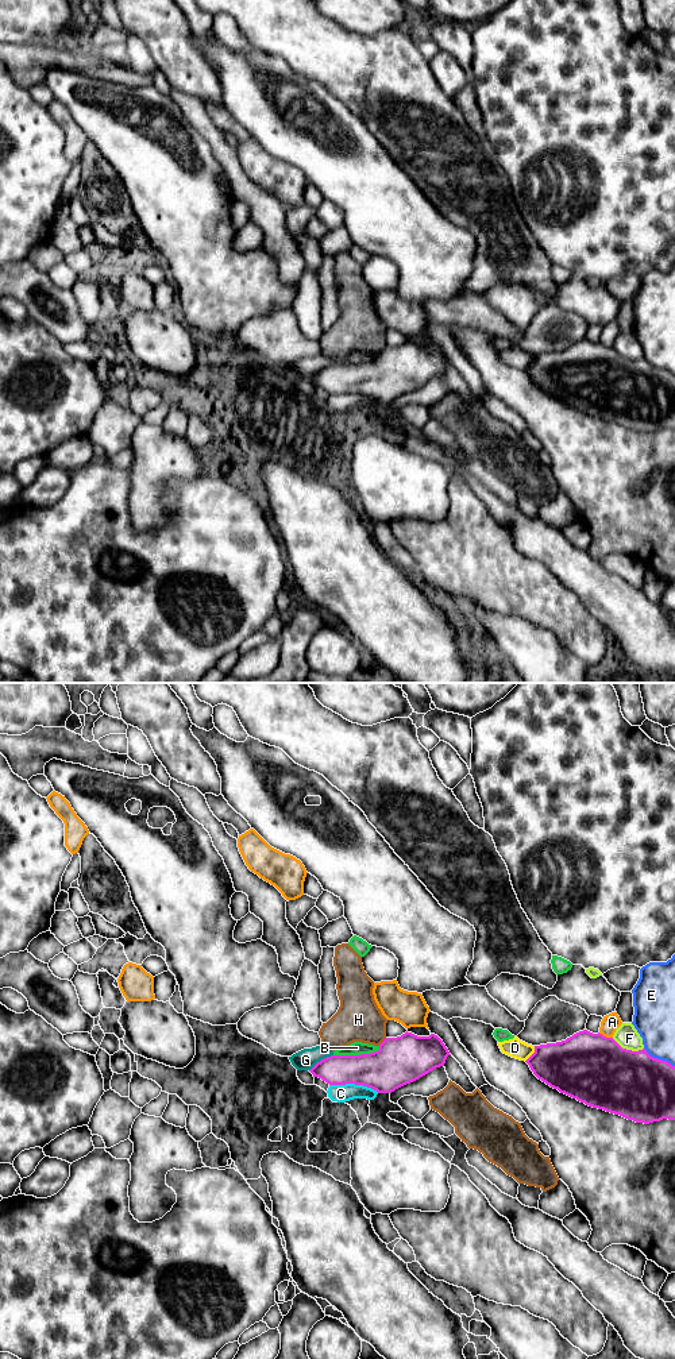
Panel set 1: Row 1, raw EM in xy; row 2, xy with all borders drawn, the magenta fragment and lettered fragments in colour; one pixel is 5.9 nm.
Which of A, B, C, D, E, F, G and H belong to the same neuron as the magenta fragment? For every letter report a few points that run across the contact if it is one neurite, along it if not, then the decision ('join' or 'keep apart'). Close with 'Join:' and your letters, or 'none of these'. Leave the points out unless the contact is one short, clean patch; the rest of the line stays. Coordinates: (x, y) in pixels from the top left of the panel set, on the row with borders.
A: keep apart
B: keep apart
C: xy (330, 1084), (362, 1084), (378, 1092) | keep apart
D: keep apart
E: keep apart
F: keep apart
G: xy (332, 1054), (321, 1058), (309, 1070) | keep apart
H: keep apart
Join: none of these

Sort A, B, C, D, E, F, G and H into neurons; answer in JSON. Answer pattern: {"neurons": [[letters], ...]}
{"neurons": [["A"], ["B"], ["C"], ["D"], ["E"], ["F"], ["G", "H"]]}

